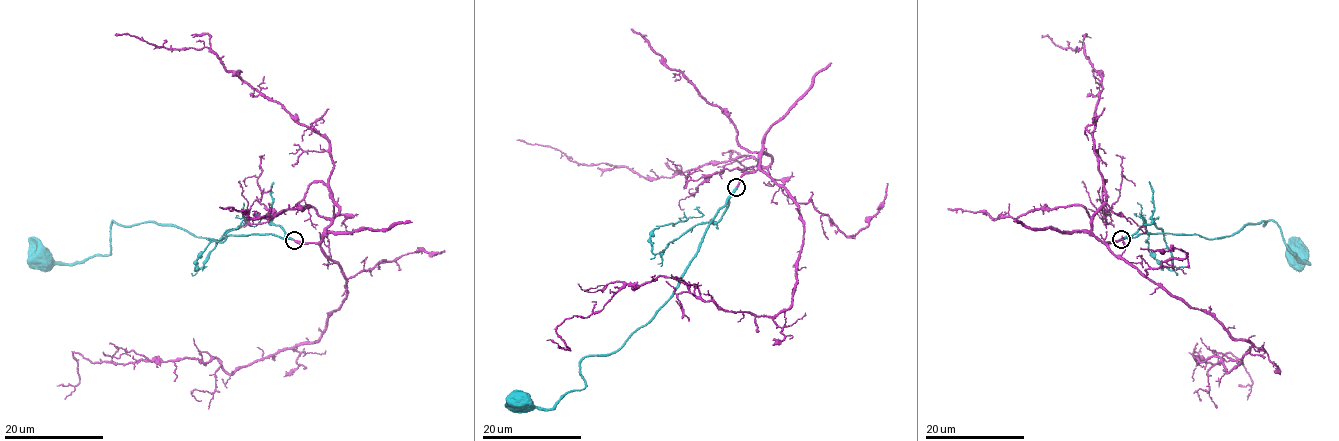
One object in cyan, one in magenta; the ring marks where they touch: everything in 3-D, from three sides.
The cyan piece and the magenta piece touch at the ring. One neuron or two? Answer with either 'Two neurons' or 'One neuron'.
One neuron

